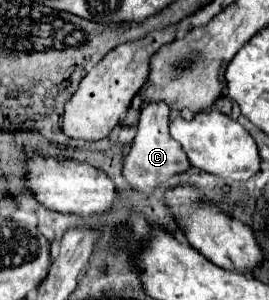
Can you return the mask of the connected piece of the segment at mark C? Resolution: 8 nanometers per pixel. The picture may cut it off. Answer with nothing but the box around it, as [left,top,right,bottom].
[123,101,191,195]

